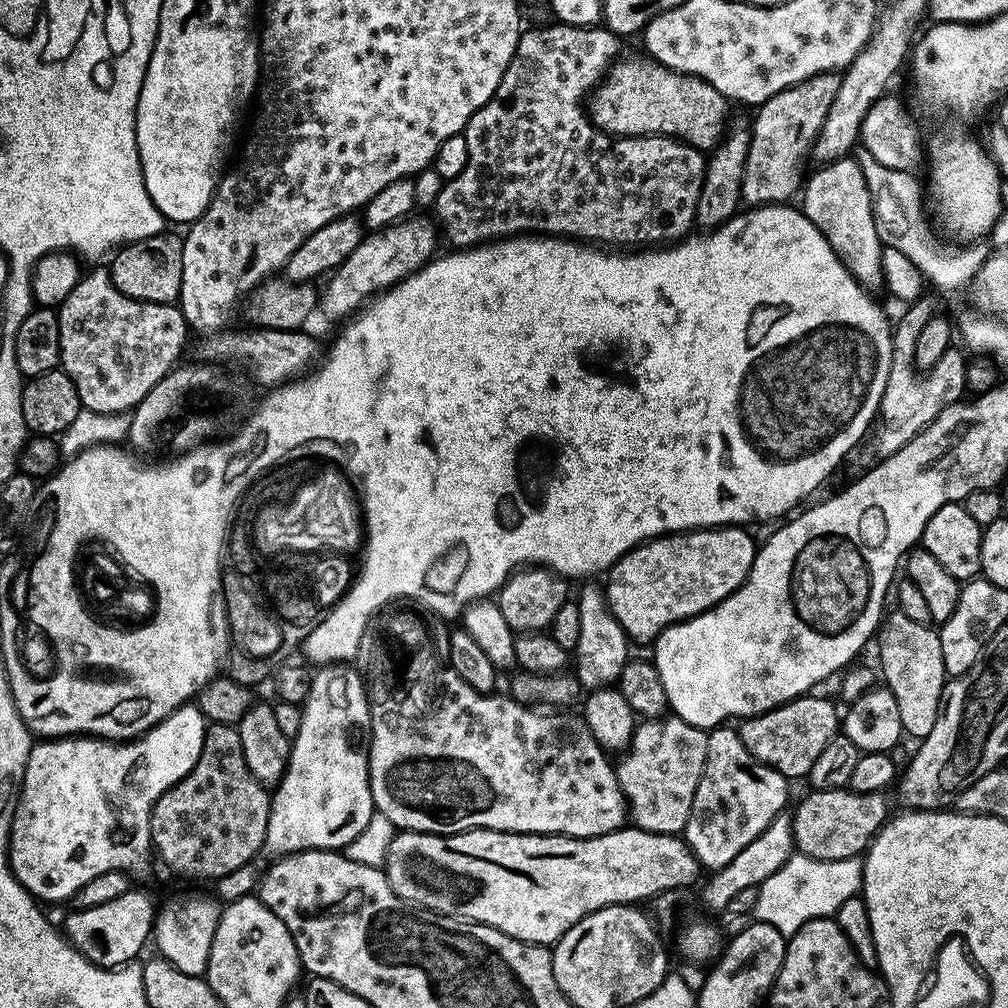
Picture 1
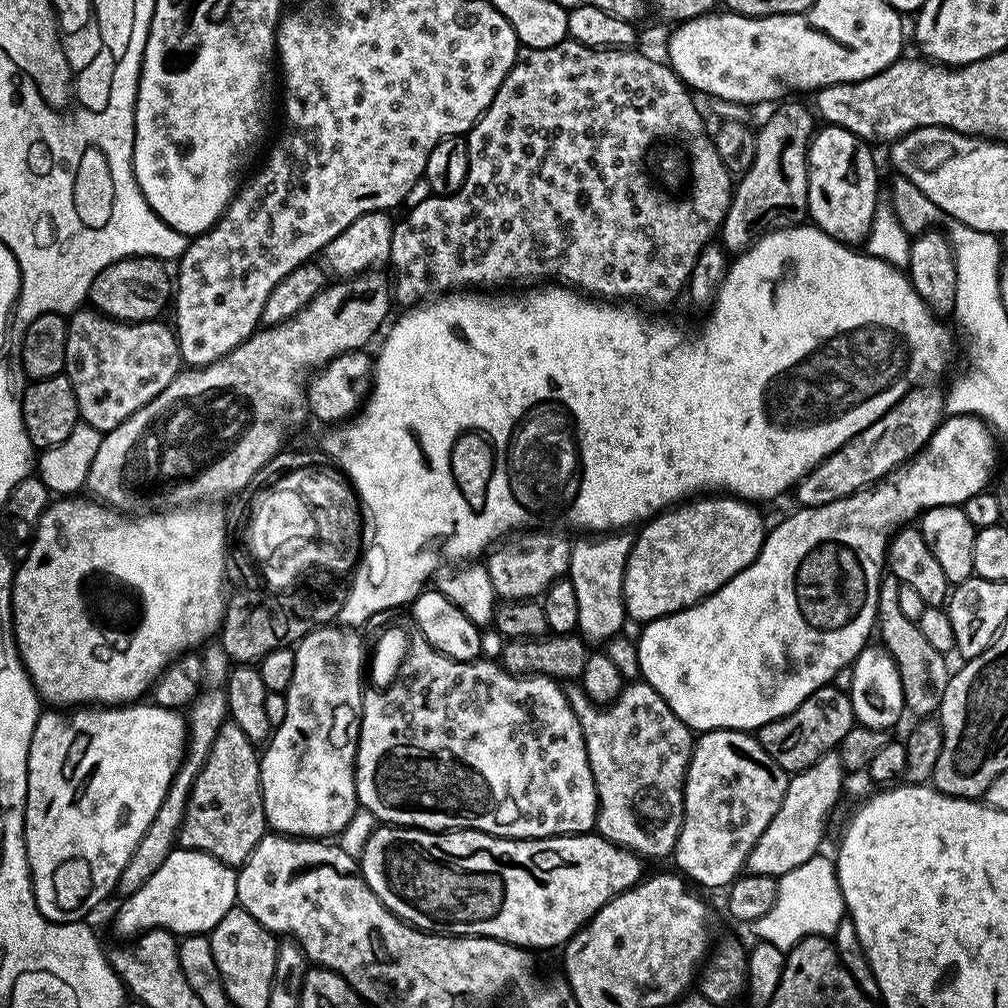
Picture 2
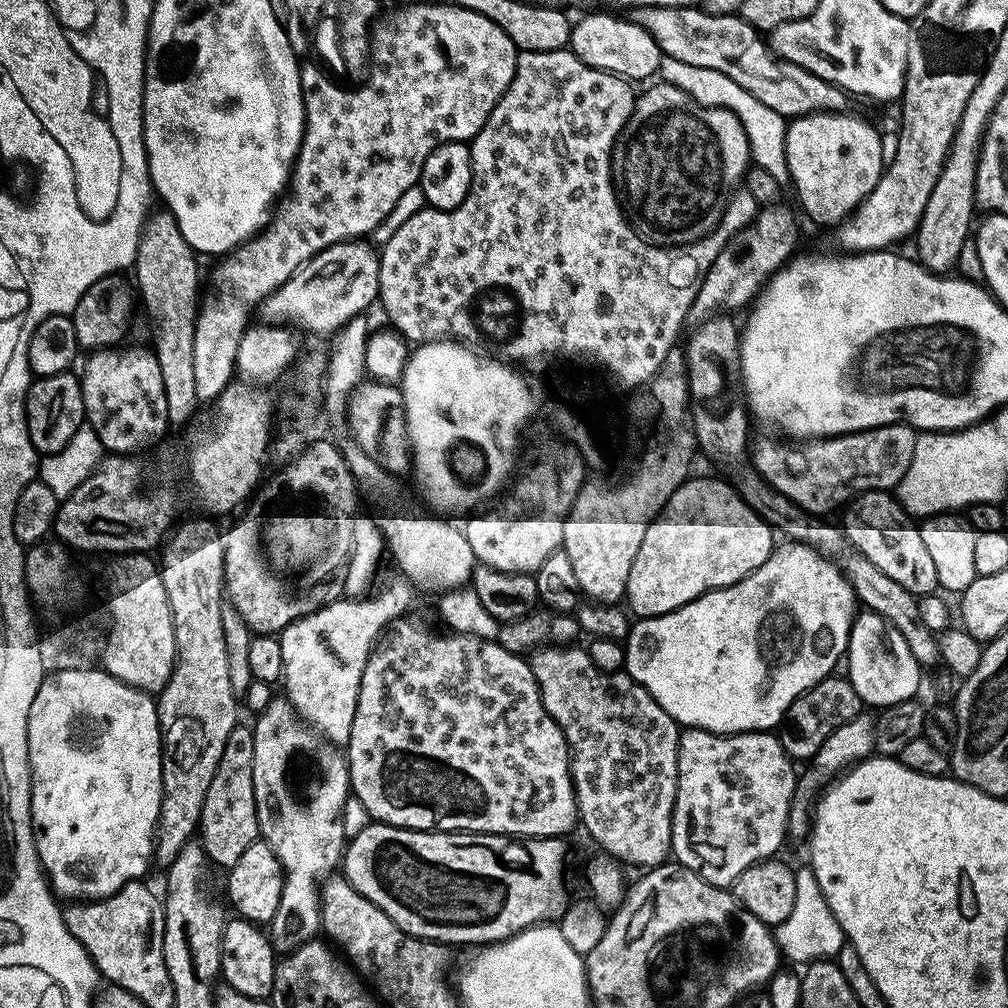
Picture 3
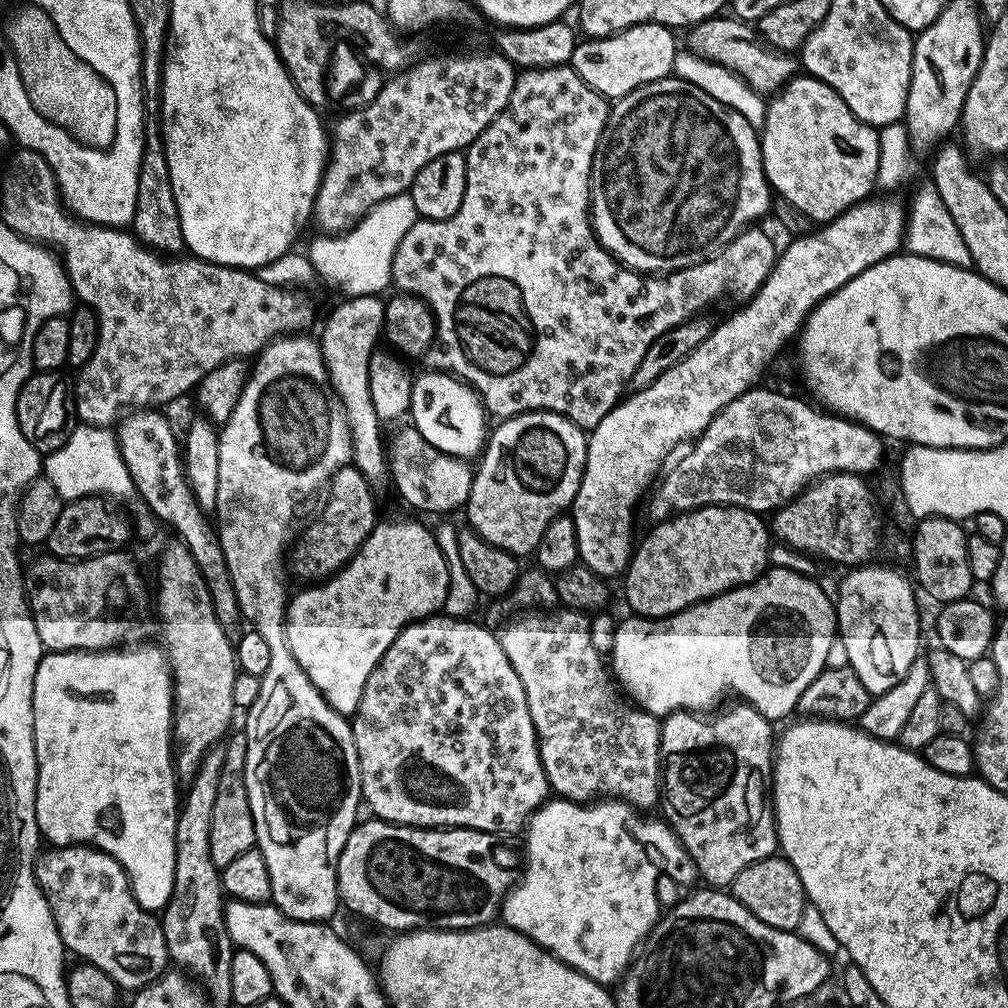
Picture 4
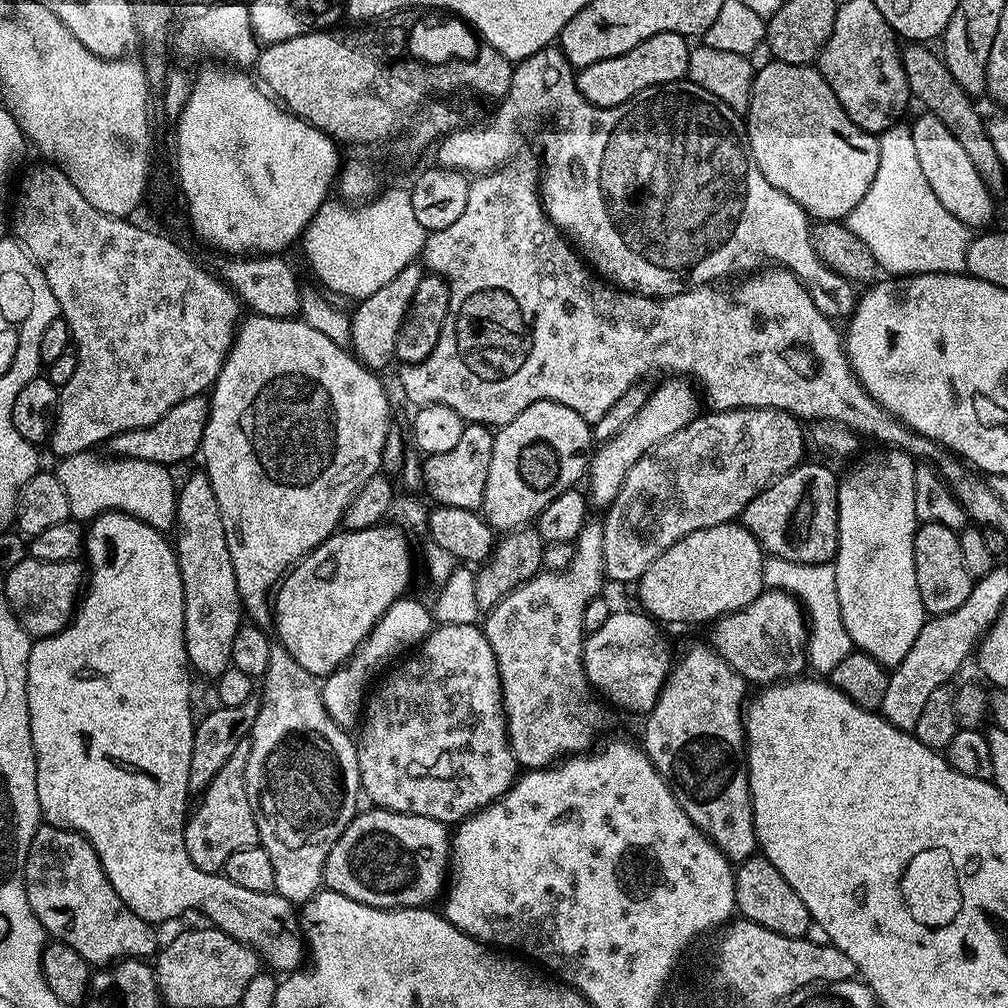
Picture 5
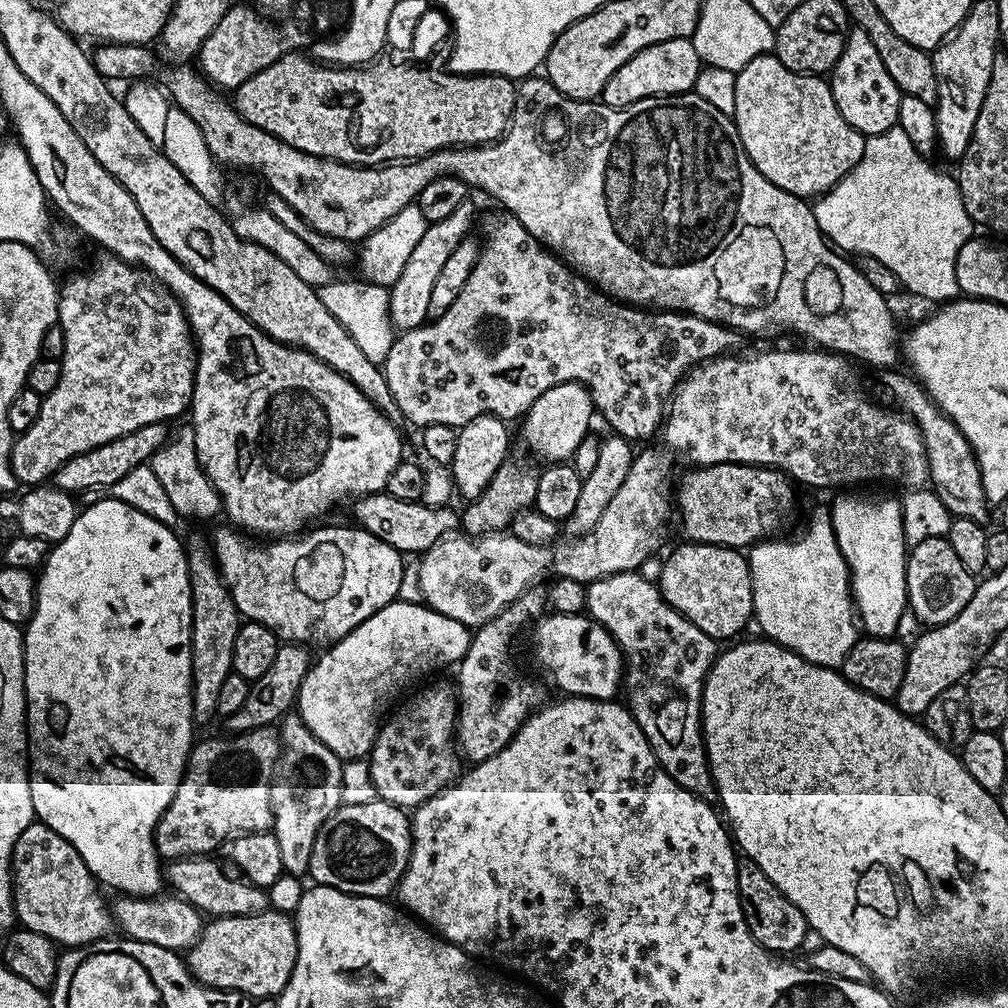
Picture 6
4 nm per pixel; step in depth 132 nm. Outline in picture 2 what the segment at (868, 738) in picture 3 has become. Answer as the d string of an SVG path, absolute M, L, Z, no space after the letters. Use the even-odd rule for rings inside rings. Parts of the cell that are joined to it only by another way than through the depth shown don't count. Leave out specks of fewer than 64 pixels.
M836 750L827 752L806 770L795 773L786 786L778 814L770 818L770 826L762 830L762 838L758 838L758 842L754 842L754 850L750 850L747 871L779 878L782 874L790 874L790 870L797 866L802 866L802 862L810 862L810 858L821 851L824 827L828 824L832 807L840 800L844 779L844 764Z

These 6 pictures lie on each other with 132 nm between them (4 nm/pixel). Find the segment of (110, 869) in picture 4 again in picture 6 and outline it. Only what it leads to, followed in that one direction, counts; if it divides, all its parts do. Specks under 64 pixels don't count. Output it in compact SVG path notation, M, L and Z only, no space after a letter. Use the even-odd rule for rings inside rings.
M34 822L16 839L16 846L12 850L12 863L10 865L14 881L14 916L21 920L23 927L29 932L37 932L49 936L53 942L60 946L87 946L93 940L99 940L111 924L114 916L104 912L104 904L96 897L97 881L92 871L82 862L78 850L66 838L62 838L45 824Z

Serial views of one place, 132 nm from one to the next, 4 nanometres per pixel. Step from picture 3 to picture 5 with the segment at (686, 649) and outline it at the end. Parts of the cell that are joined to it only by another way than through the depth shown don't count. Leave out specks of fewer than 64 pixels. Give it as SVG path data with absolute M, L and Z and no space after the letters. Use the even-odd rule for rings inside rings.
M765 590L745 608L720 617L711 628L711 647L745 681L767 686L799 677L800 671L805 671L808 625L800 601L788 592ZM614 610L598 630L585 635L584 674L609 705L617 704L628 712L647 714L656 705L656 698L664 686L664 679L670 671L670 659L668 644L656 629L659 628L657 621L643 611L635 611Z

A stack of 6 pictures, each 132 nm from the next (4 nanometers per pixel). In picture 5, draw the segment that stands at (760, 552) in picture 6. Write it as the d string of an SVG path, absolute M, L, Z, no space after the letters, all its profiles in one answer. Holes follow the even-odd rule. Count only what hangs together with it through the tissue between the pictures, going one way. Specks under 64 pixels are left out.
M768 558L764 561L764 582L769 589L788 592L800 601L808 625L806 645L806 664L816 674L831 674L834 666L842 662L852 651L854 645L838 606L836 593L836 569L832 564L799 564L793 560Z

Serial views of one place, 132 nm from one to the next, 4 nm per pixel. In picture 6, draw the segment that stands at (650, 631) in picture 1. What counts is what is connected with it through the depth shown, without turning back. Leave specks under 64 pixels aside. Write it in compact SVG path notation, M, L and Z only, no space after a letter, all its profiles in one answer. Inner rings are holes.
M684 542L681 543L681 548L676 548L672 553L668 556L668 561L665 562L664 565L660 568L660 580L658 579L658 587L660 589L660 593L664 595L665 602L668 603L670 607L674 610L678 610L689 620L690 622L694 622L694 626L698 626L698 630L702 630L707 634L707 636L711 636L713 640L717 642L723 642L723 640L731 641L733 638L731 636L736 636L740 631L743 630L744 627L747 626L748 620L753 619L752 614L752 575L750 574L750 570L748 569L748 558L747 555L743 551L737 550L735 548L727 548L726 546L714 546L713 544L697 544L695 542Z

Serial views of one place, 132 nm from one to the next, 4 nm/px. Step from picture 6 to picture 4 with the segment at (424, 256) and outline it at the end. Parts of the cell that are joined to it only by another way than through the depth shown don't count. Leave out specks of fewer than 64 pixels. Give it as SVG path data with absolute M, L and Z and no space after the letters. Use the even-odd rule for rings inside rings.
M349 296L328 316L324 333L318 343L324 355L324 365L336 396L346 410L346 418L352 435L351 463L380 490L389 475L386 457L386 442L380 438L382 422L375 413L370 398L370 358L381 343L384 330L385 301L380 296Z

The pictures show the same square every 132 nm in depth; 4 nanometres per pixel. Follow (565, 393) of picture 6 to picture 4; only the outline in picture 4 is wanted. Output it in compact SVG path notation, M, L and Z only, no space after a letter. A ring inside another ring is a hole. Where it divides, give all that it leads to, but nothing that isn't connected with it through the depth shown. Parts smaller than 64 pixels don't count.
M523 412L521 416L510 416L499 421L500 424L491 429L490 435L486 441L486 447L479 457L478 463L474 468L472 478L472 489L470 490L470 498L466 505L466 513L468 512L467 523L472 531L479 534L483 540L490 542L494 546L498 546L502 550L506 550L509 554L517 558L524 558L524 555L535 553L538 542L542 542L542 533L546 530L546 526L550 526L550 522L555 516L567 513L571 509L574 498L578 494L578 486L582 482L582 474L584 473L584 463L586 462L586 454L588 453L588 437L585 429L579 428L572 420L567 420L564 416L559 416L556 412Z

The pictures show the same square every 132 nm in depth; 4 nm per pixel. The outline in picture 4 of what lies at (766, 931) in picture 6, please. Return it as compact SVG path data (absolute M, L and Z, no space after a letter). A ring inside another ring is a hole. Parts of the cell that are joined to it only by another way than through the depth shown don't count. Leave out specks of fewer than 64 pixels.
M773 854L746 866L738 878L734 878L730 885L732 897L754 918L766 922L766 926L774 926L774 930L786 930L796 932L802 922L802 910L806 906L806 897L802 878L798 878L798 870L790 866L790 862L784 859L783 855Z

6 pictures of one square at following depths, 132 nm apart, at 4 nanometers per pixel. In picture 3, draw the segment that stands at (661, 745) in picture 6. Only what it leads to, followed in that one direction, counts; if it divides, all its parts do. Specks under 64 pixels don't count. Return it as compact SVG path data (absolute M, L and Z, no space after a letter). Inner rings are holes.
M688 728L681 731L680 745L678 746L678 782L676 783L676 797L674 798L674 814L672 815L672 856L675 863L694 870L706 882L710 882L719 888L728 888L750 866L757 864L759 860L771 860L777 855L776 852L783 846L788 836L788 815L792 805L792 795L796 793L798 779L797 769L794 767L792 757L785 754L780 745L779 735L768 730L755 732L738 732L735 734L717 734L706 732L703 728Z

